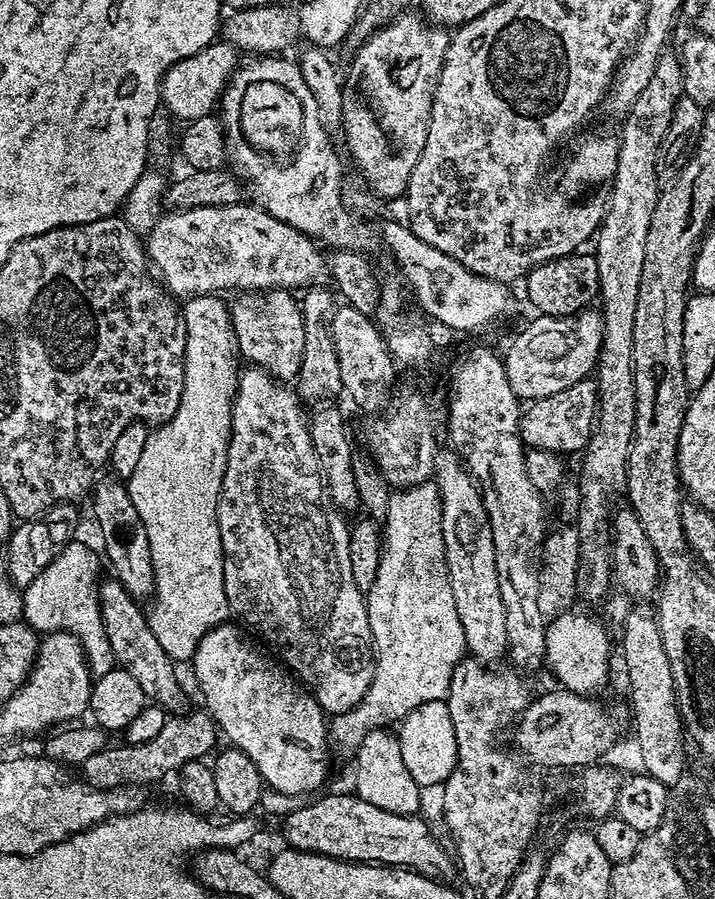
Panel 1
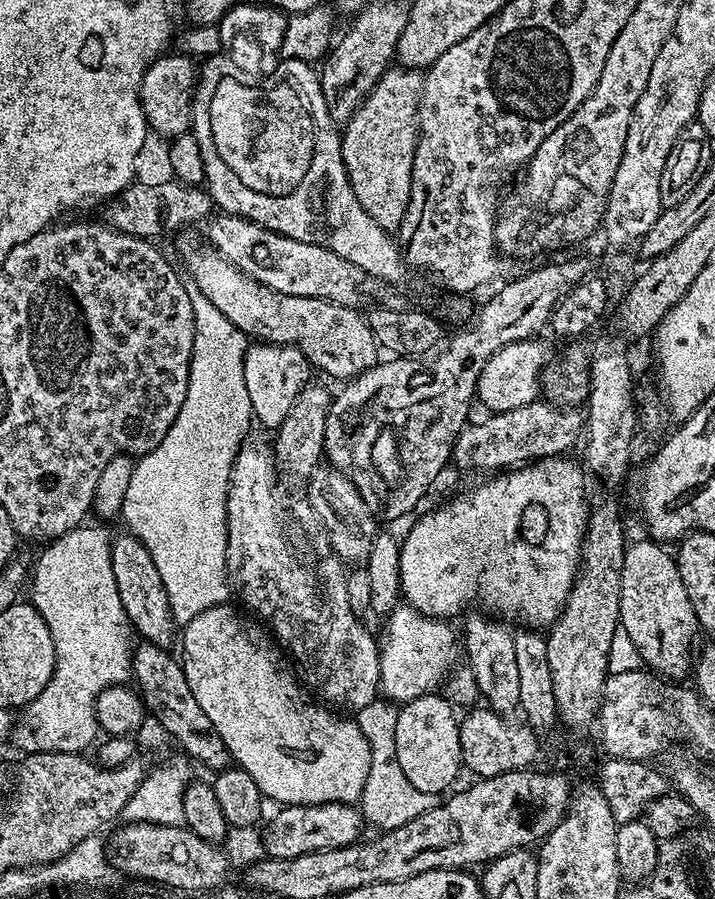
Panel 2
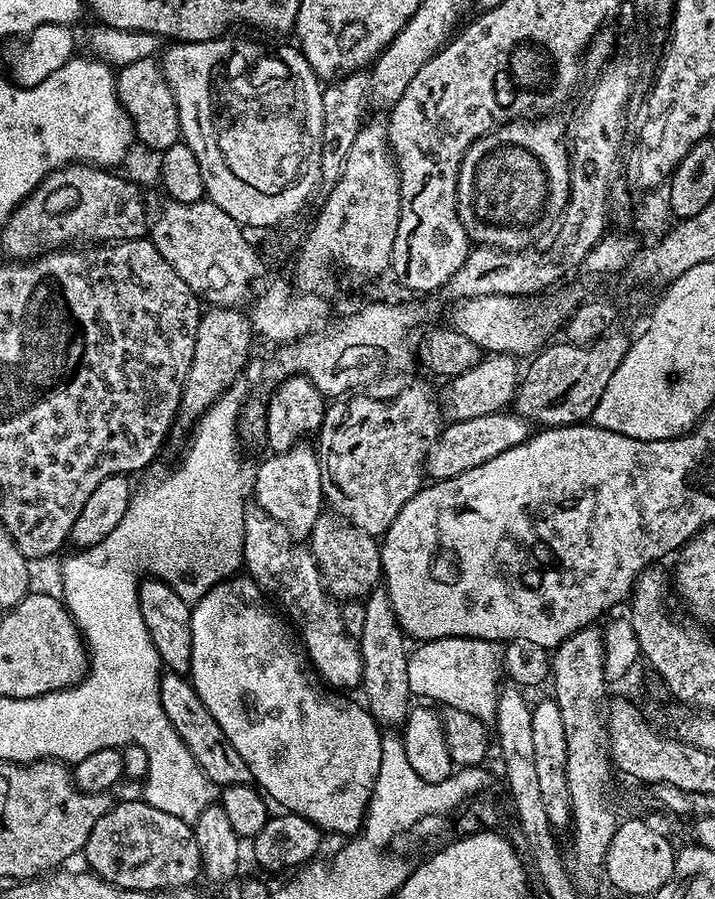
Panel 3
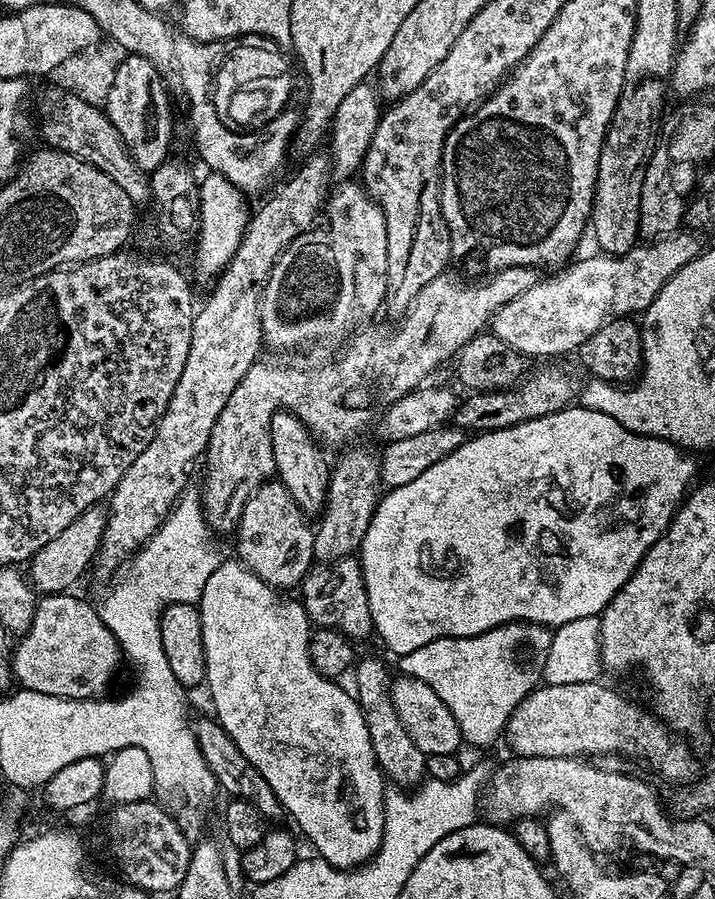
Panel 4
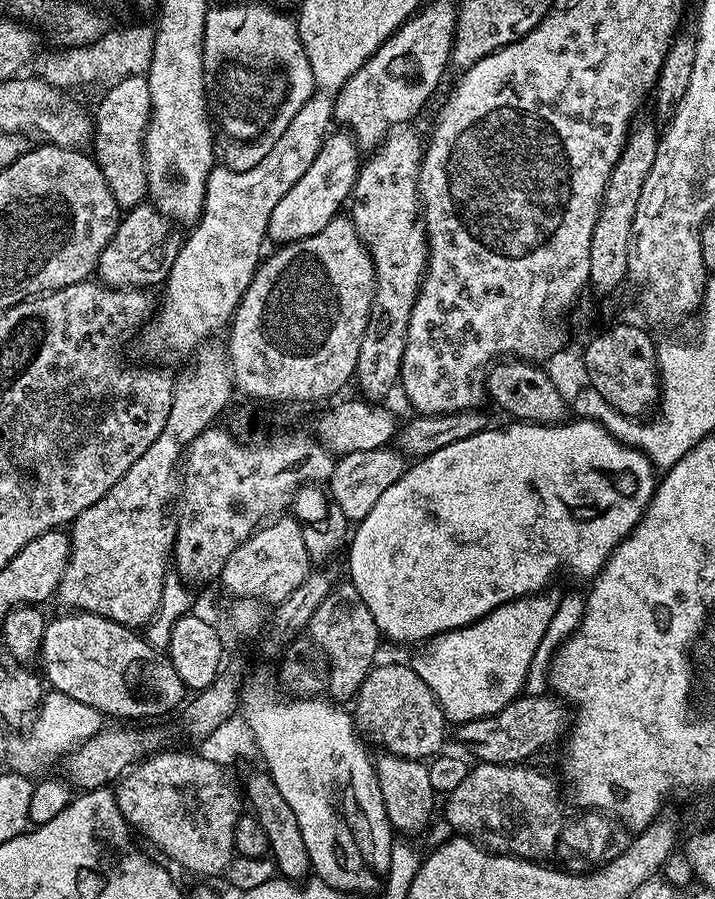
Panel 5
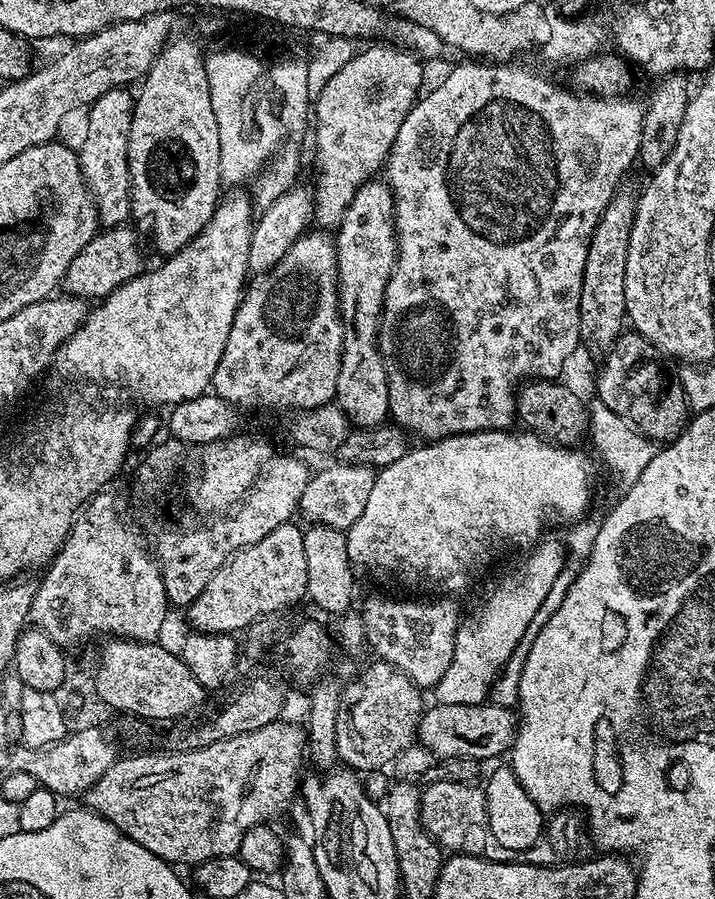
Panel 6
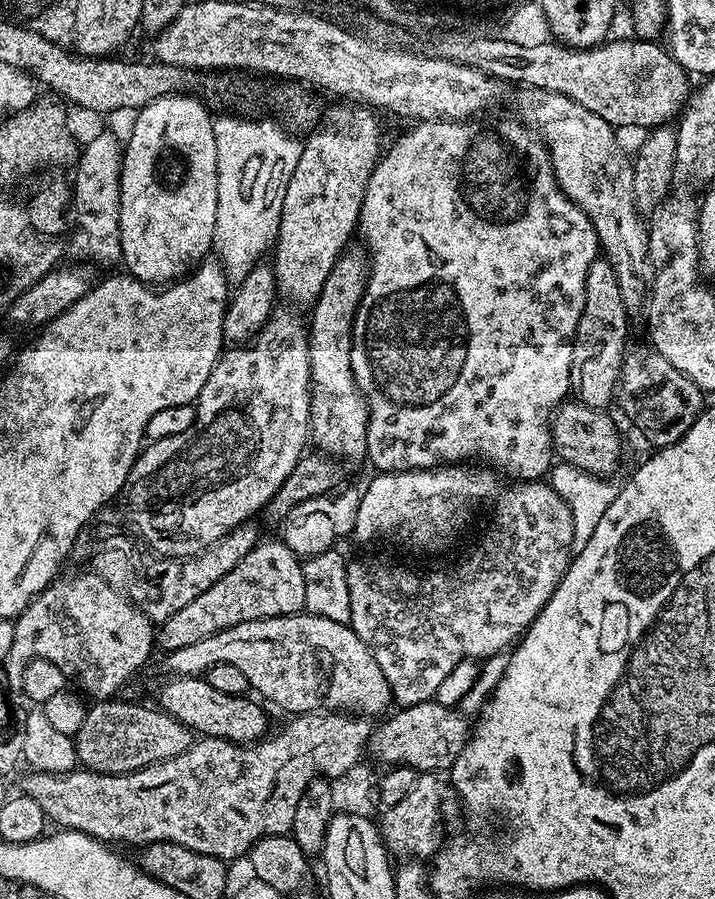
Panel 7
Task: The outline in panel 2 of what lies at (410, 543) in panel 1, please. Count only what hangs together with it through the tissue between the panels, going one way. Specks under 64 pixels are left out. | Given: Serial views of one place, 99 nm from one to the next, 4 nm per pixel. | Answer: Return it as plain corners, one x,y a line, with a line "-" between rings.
406,602
387,613
386,620
384,640
382,636
379,645
380,692
393,702
407,702
420,695
435,693
457,667
458,636
452,633
448,625
451,623
434,616
424,616

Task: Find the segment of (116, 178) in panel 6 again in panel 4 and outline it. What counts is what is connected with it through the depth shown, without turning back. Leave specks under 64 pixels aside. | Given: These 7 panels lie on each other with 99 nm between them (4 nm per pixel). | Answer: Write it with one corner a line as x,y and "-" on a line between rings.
128,54
117,68
108,99
102,105
114,130
118,130
124,139
128,153
145,174
155,172
170,156
168,147
172,144
172,108
168,105
168,92
164,87
166,81
163,75
149,60

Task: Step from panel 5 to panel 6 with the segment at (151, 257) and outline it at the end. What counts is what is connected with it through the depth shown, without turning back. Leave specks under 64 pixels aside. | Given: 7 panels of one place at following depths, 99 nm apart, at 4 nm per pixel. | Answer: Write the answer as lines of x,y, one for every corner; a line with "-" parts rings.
128,226
112,228
98,234
78,254
78,258
70,262
62,281
63,291
77,300
99,302
123,284
133,280
135,276
141,275
145,265
143,266
144,256
140,253
139,238
141,239

